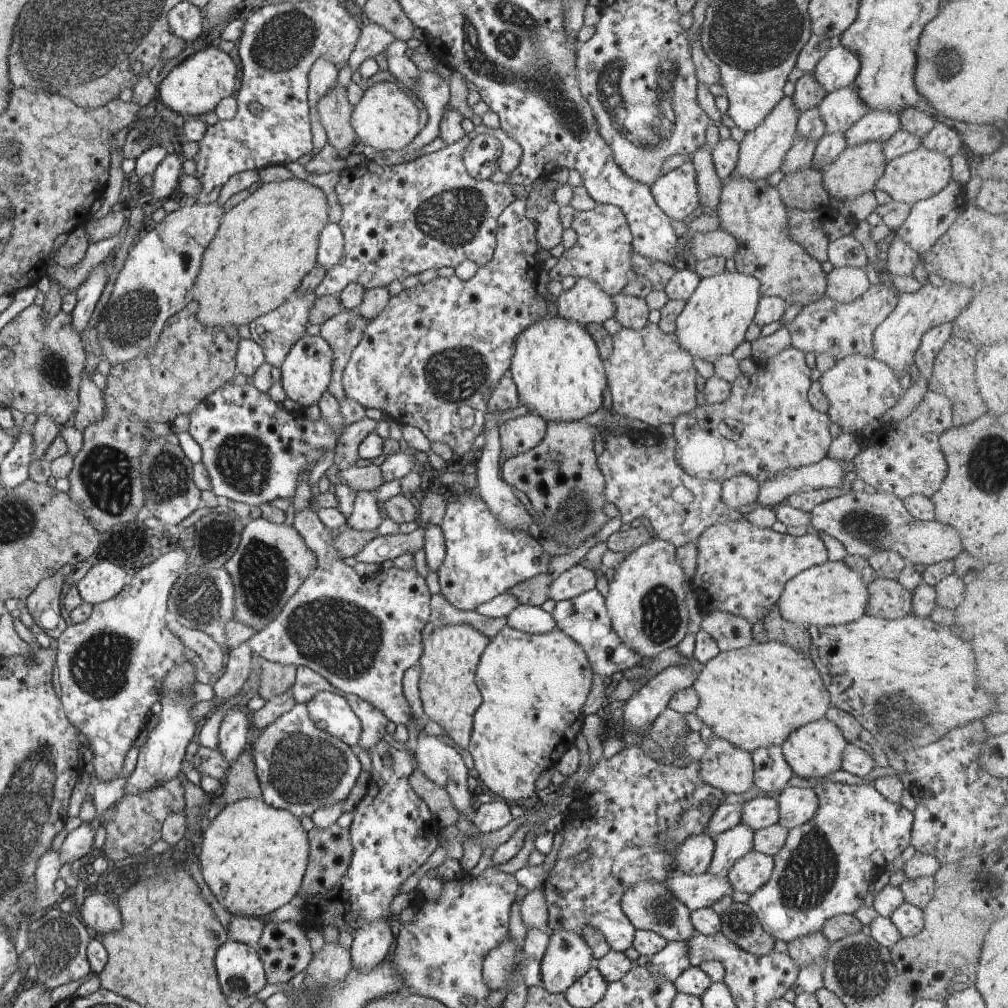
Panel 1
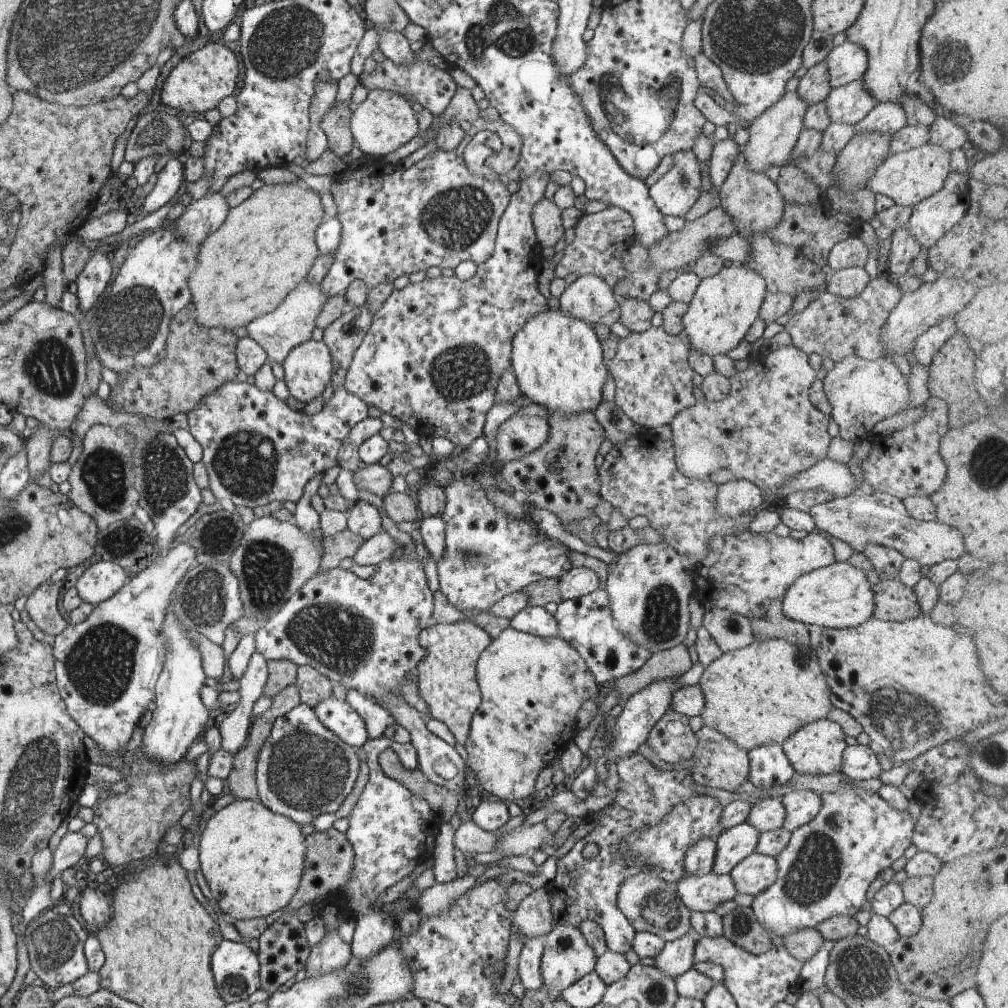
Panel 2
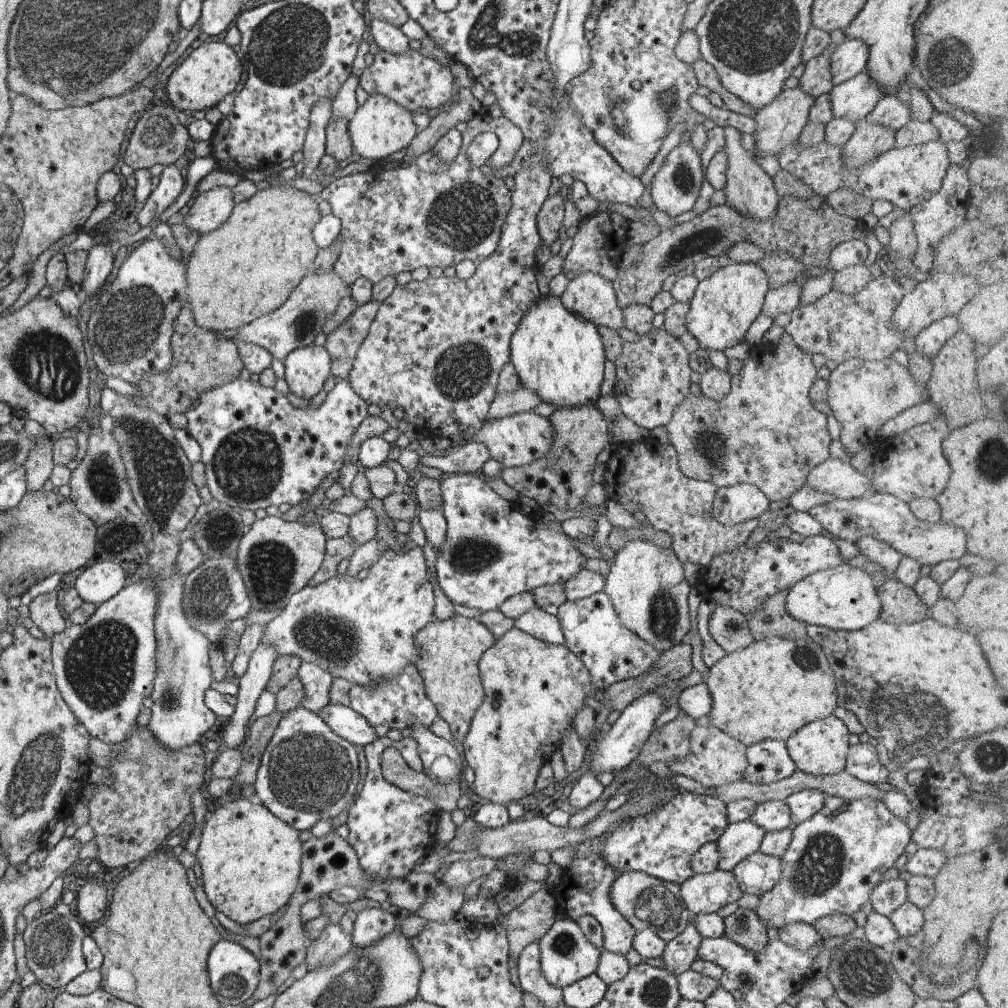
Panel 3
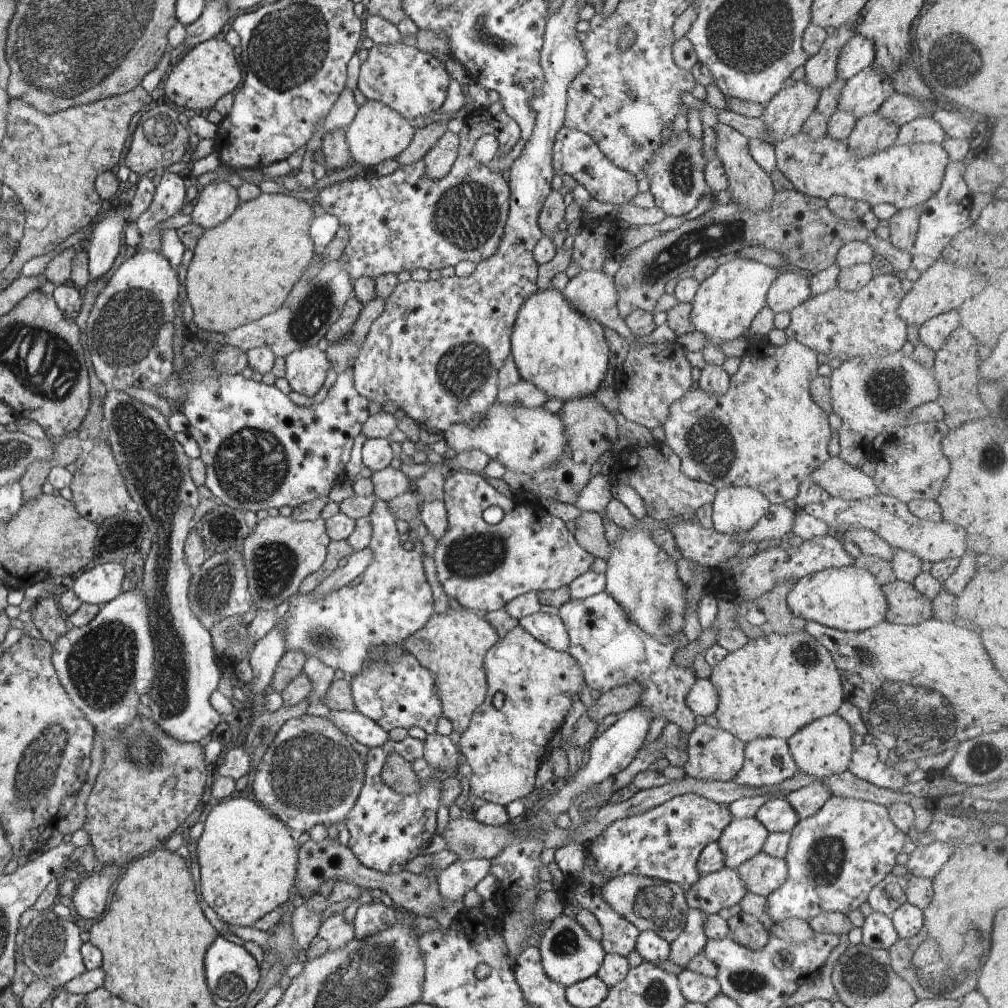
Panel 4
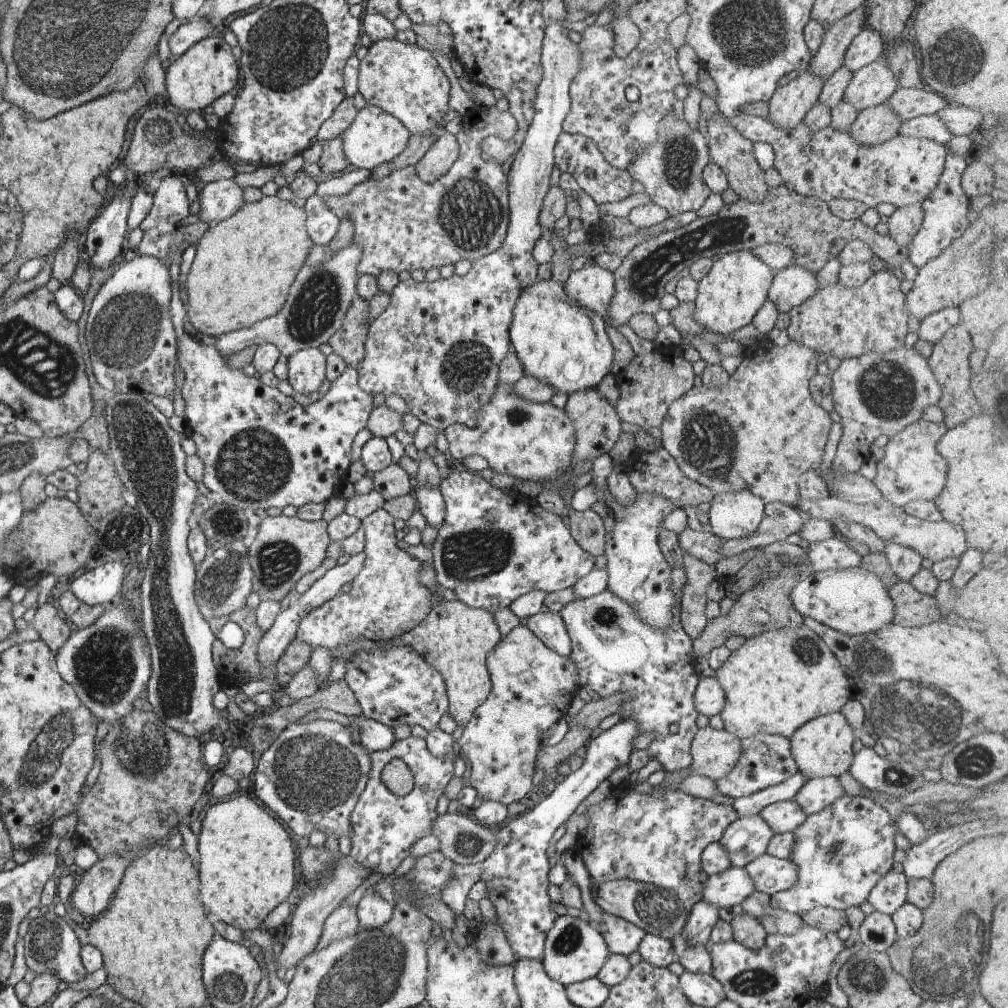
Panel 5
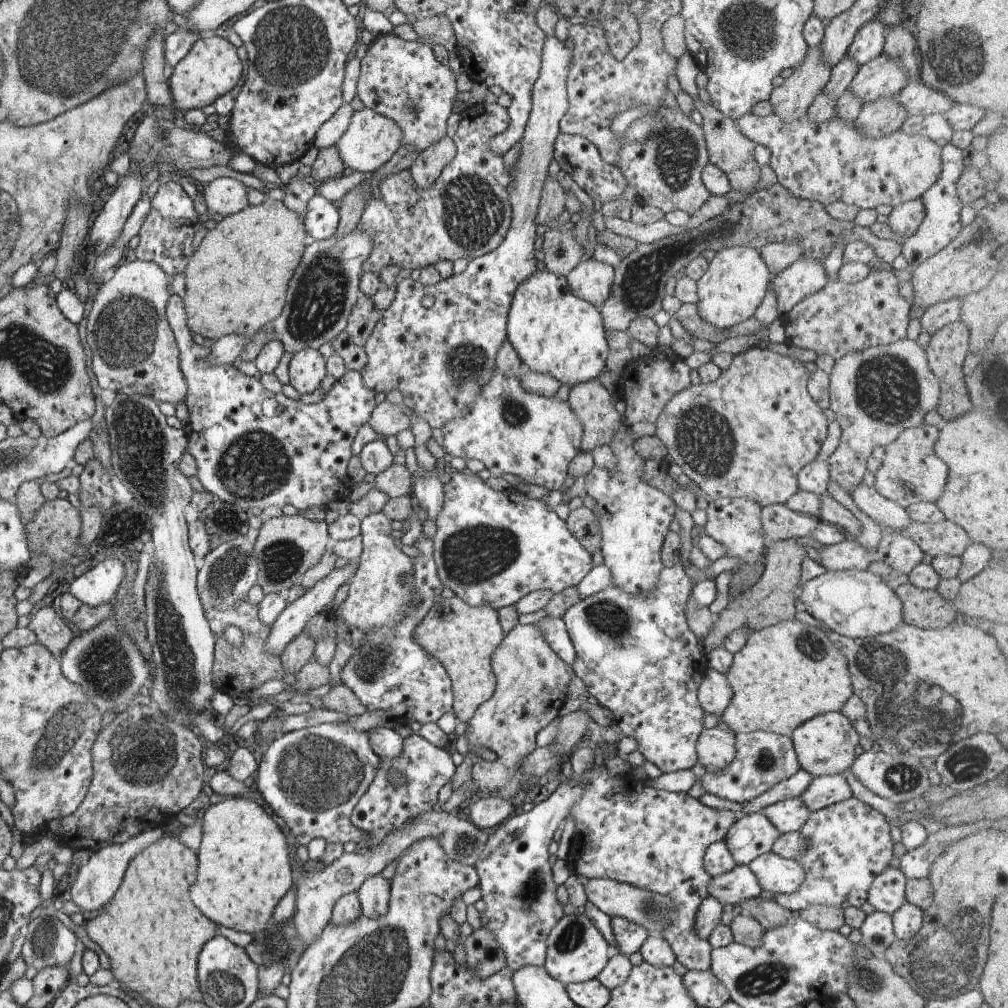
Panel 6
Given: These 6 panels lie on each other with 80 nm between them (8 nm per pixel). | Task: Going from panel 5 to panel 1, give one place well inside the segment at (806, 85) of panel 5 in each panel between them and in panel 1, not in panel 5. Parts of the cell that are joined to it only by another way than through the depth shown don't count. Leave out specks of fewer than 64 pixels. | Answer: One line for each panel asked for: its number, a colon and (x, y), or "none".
1: (762, 150)
2: (774, 134)
3: (781, 122)
4: (785, 114)

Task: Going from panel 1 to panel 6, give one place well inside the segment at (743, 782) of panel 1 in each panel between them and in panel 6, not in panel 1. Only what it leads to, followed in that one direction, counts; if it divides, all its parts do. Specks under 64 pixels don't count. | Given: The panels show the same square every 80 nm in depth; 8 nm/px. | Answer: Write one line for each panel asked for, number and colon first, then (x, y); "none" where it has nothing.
2: (718, 762)
3: (715, 758)
4: (714, 754)
5: (714, 752)
6: (715, 748)

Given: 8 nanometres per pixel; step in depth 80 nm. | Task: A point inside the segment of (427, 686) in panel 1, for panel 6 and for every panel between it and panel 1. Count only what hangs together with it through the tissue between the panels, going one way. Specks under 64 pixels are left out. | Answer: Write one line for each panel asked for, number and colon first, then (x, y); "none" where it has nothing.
2: (447, 682)
3: (449, 651)
4: (452, 645)
5: (456, 639)
6: (461, 637)

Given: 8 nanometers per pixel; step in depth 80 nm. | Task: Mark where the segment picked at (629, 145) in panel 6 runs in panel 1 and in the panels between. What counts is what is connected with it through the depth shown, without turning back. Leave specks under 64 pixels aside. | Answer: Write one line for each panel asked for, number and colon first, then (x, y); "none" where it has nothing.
1: (676, 193)
2: (676, 192)
3: (676, 186)
4: (676, 171)
5: (671, 171)

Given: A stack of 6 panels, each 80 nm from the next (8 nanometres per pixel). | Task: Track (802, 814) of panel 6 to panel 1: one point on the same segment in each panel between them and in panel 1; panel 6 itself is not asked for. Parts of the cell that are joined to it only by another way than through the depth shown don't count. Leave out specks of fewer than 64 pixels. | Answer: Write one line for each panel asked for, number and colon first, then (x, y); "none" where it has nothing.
1: (760, 812)
2: (767, 814)
3: (775, 815)
4: (776, 816)
5: (785, 816)

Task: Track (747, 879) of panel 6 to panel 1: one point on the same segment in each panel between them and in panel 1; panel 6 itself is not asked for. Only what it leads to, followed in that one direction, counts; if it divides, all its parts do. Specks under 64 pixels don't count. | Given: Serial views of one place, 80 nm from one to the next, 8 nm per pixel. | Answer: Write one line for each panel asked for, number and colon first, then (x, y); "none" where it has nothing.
1: (699, 891)
2: (698, 893)
3: (702, 894)
4: (711, 893)
5: (729, 888)

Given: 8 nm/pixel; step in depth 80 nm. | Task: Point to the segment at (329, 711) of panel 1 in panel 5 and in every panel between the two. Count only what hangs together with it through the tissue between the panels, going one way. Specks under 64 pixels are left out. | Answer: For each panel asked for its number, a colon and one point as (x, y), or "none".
2: (335, 715)
3: (349, 725)
4: (359, 728)
5: (375, 736)

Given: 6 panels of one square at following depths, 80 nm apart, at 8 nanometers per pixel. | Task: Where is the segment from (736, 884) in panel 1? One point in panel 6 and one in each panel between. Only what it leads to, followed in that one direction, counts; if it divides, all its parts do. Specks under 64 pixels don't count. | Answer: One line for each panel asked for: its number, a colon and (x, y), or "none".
2: (754, 874)
3: (757, 874)
4: (763, 874)
5: (770, 874)
6: (780, 876)

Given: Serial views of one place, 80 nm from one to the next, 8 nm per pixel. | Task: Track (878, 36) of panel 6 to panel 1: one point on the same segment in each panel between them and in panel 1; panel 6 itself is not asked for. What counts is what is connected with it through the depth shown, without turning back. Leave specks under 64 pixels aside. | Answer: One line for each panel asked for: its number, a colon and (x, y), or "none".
1: (838, 69)
2: (846, 63)
3: (849, 59)
4: (859, 53)
5: (867, 47)

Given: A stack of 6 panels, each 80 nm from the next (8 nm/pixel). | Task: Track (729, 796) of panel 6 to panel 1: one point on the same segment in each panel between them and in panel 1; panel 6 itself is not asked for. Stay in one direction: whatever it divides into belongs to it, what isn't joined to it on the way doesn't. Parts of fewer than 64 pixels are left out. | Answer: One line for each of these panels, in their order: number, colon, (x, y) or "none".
1: (771, 771)
2: (768, 765)
3: (769, 761)
4: (767, 761)
5: (766, 760)

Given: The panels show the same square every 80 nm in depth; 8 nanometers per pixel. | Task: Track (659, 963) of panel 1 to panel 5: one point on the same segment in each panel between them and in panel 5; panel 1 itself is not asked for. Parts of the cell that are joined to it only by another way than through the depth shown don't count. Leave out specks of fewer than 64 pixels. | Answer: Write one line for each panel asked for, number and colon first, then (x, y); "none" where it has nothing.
2: (677, 957)
3: (679, 955)
4: (692, 939)
5: (700, 920)

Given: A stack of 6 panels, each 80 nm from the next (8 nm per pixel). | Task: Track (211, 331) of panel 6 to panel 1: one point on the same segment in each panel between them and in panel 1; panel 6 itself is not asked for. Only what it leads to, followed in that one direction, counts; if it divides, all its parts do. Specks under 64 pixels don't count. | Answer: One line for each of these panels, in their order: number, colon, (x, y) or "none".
1: (264, 246)
2: (266, 247)
3: (246, 268)
4: (244, 269)
5: (244, 266)

